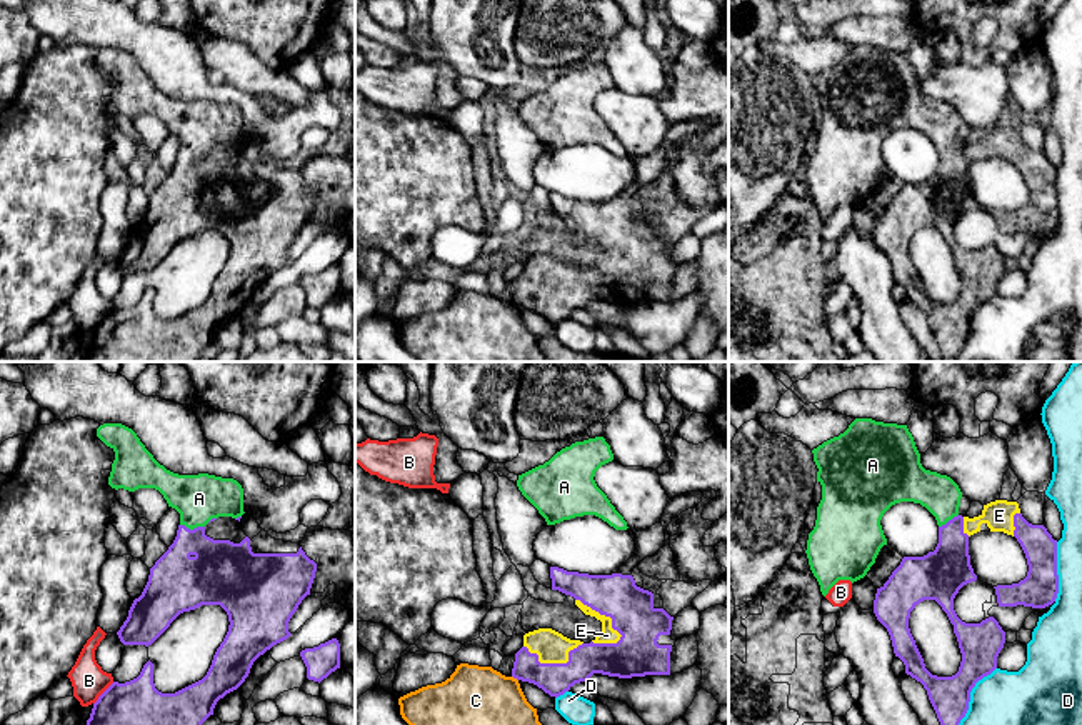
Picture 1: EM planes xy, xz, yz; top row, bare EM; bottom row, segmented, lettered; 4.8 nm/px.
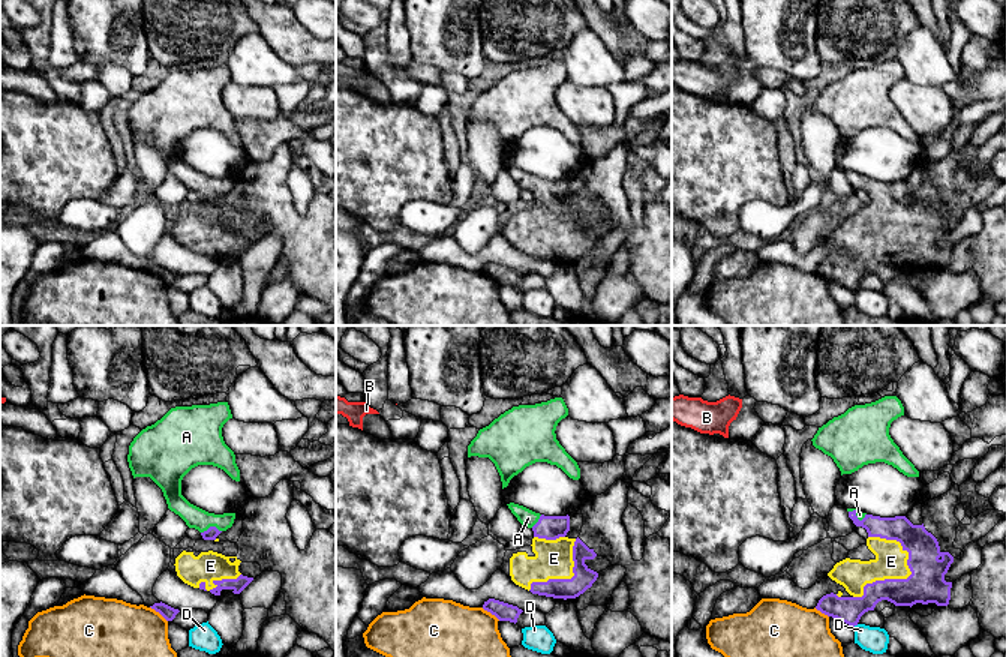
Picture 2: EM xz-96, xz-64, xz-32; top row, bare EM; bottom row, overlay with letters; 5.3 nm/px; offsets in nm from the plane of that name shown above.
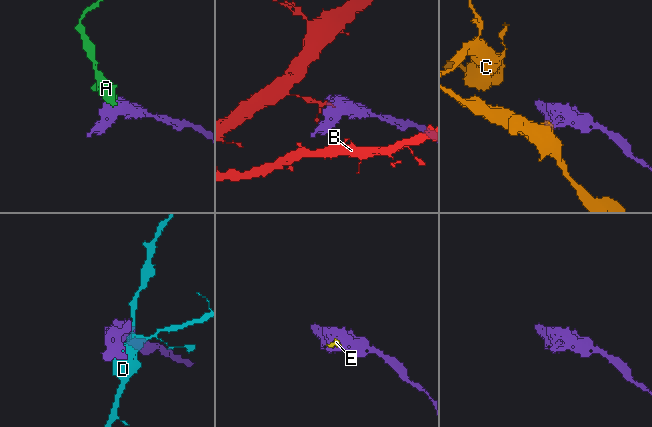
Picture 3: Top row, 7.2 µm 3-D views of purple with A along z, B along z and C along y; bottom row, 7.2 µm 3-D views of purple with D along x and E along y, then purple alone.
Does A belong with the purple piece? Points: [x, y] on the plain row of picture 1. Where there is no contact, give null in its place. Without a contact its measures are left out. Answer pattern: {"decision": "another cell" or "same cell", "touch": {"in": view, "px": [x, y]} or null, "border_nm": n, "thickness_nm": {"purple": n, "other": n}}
{"decision": "same cell", "touch": {"in": "xy", "px": [194, 155]}, "border_nm": 120, "thickness_nm": {"purple": 300, "other": 240}}

